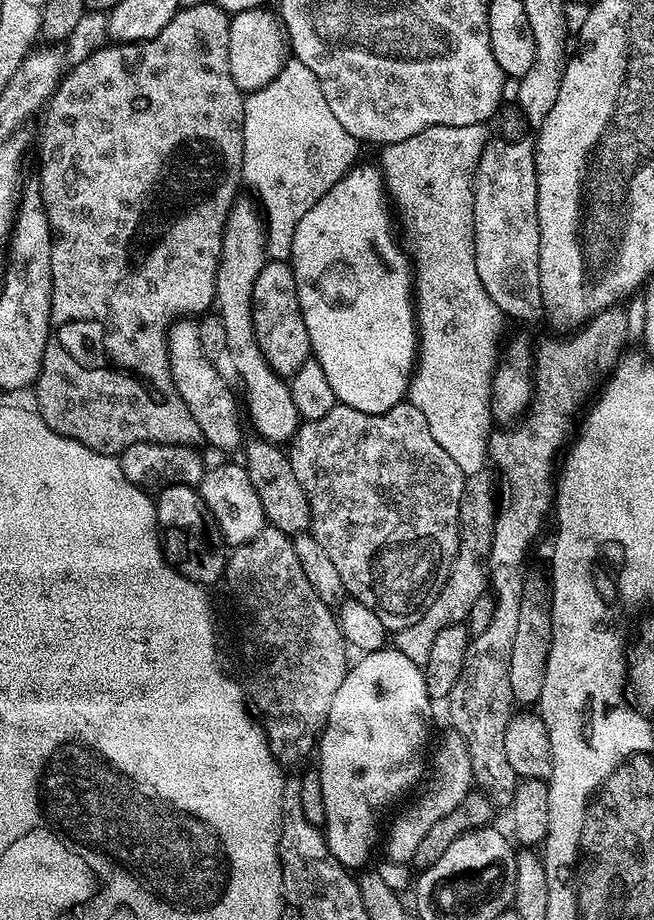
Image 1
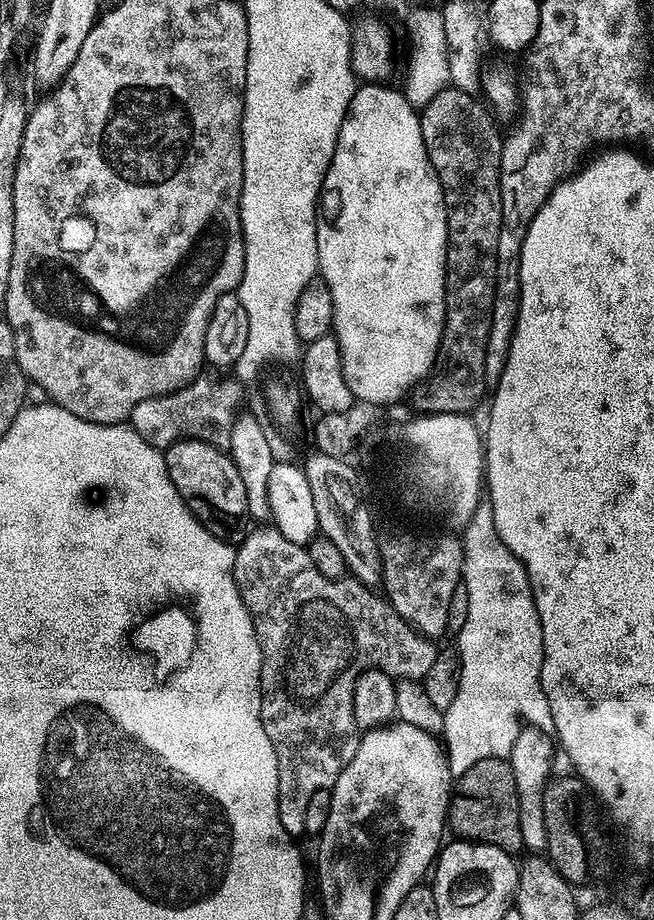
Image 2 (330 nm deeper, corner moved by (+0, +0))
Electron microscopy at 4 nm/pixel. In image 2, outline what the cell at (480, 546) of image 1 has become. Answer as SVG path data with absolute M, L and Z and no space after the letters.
M256 526L245 536L243 542L236 548L234 578L236 579L242 602L254 622L254 630L262 650L262 670L260 671L262 703L260 717L266 730L266 738L270 738L270 742L274 746L274 754L278 758L278 822L282 822L282 827L285 828L286 834L290 834L294 838L300 838L300 836L303 837L305 835L306 802L310 802L310 797L317 790L332 789L336 785L338 774L342 774L342 770L350 762L350 758L354 758L354 754L360 745L361 733L354 722L354 682L356 679L368 668L381 668L393 678L423 681L427 671L430 670L430 666L434 665L438 648L437 645L432 645L435 643L425 636L423 632L416 631L408 621L403 620L379 591L373 590L367 584L361 584L355 578L331 580L322 574L318 574L318 570L314 570L314 562L310 562L310 554L307 547L282 538L282 534L275 526Z

